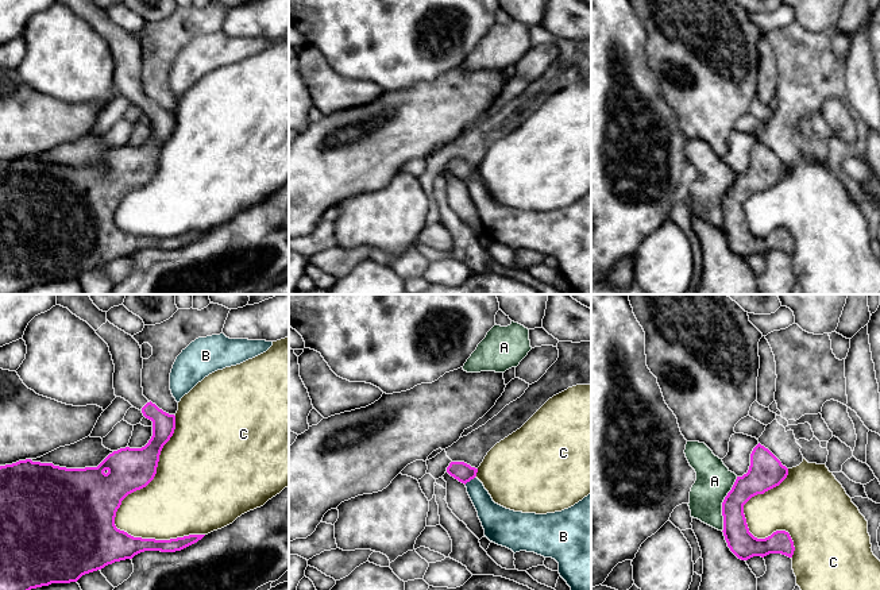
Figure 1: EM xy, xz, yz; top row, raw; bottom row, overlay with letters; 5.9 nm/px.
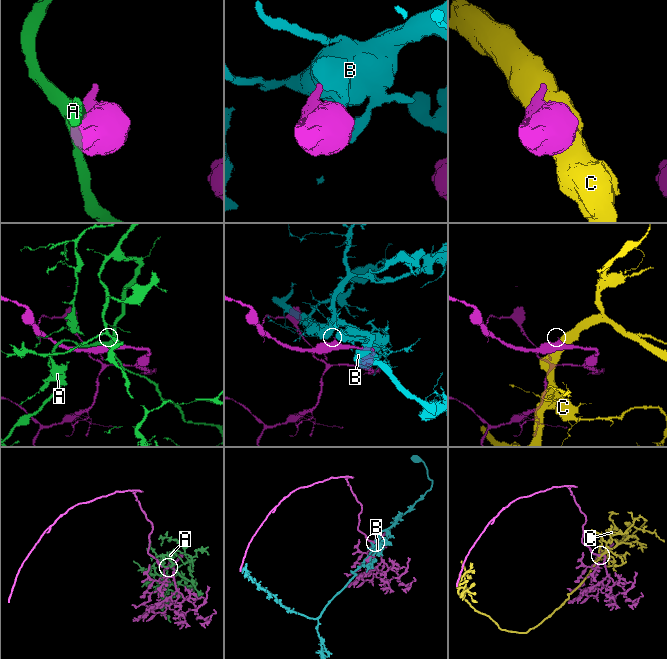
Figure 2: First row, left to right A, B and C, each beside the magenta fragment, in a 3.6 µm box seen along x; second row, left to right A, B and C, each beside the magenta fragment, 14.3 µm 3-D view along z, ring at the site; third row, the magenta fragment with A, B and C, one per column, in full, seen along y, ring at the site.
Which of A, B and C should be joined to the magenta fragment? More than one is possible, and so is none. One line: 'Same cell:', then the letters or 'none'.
Same cell: none

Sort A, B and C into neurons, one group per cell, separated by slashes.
A / B / C

